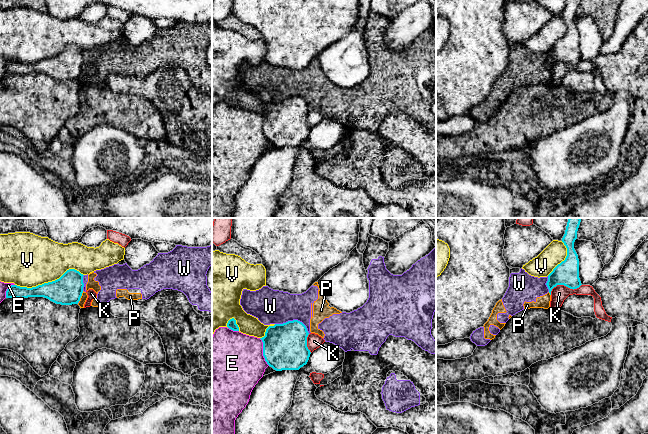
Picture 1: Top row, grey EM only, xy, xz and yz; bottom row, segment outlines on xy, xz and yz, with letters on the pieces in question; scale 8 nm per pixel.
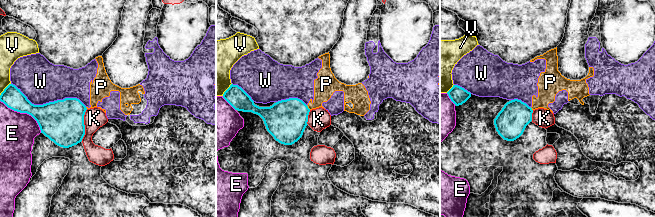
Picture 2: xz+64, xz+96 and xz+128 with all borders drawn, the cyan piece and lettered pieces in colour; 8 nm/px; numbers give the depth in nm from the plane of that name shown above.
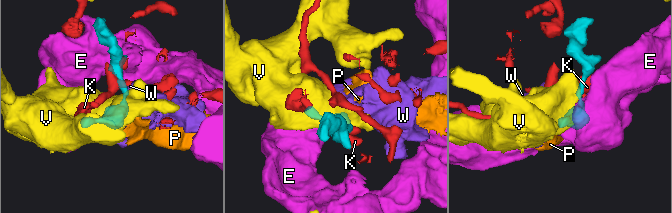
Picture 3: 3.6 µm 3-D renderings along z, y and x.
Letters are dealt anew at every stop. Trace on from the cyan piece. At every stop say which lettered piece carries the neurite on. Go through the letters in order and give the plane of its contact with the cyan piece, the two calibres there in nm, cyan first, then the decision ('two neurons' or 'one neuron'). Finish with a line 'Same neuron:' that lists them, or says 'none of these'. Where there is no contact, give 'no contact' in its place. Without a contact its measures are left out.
E: xz | 360/480 nm | two neurons
K: yz | 200/130 nm | two neurons
P: xy | 240/50 nm | two neurons
V: xy | 240/440 nm | two neurons
W: xz | 360/280 nm | two neurons
Same neuron: none of these

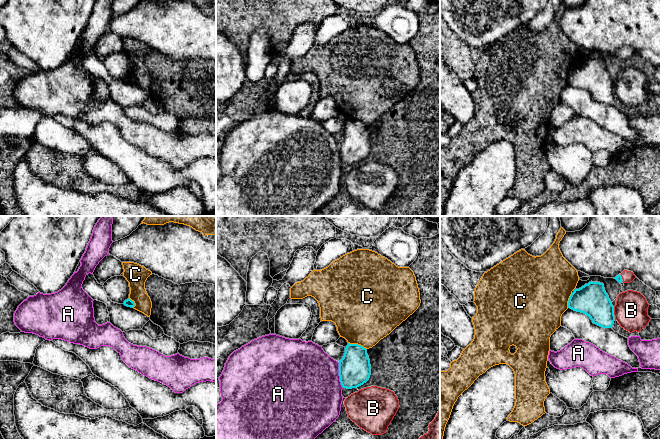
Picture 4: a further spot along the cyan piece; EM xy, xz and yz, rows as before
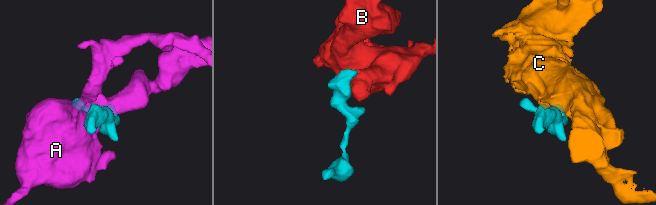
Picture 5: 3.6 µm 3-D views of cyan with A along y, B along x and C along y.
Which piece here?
A: xz | 260/500 nm | two neurons
B: yz | 260/280 nm | one neuron
C: xz | 260/480 nm | two neurons
Same neuron: B

